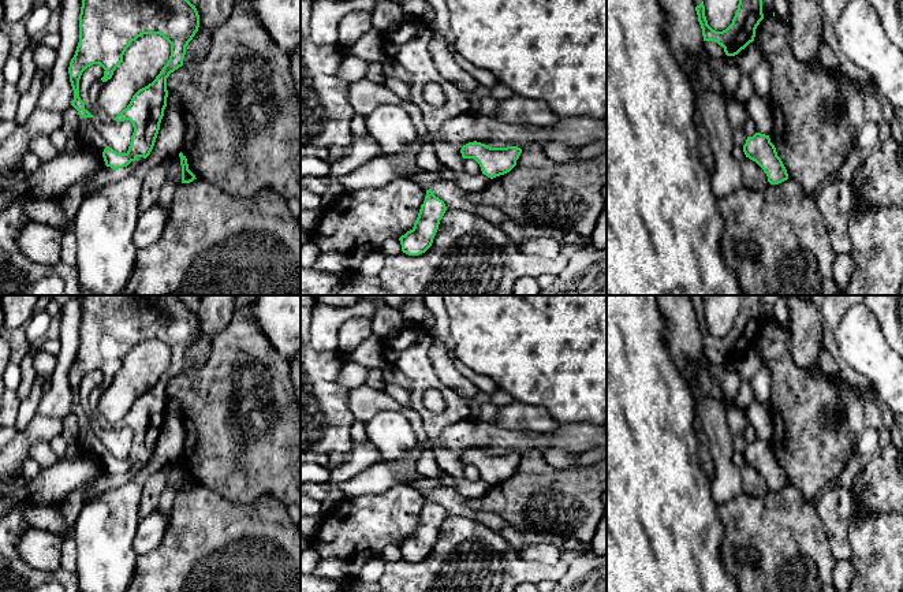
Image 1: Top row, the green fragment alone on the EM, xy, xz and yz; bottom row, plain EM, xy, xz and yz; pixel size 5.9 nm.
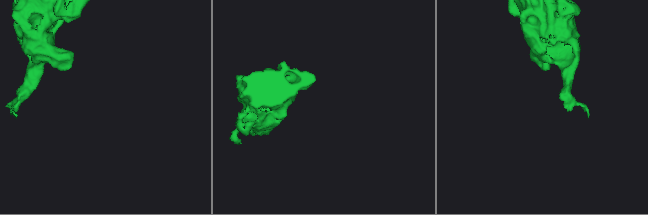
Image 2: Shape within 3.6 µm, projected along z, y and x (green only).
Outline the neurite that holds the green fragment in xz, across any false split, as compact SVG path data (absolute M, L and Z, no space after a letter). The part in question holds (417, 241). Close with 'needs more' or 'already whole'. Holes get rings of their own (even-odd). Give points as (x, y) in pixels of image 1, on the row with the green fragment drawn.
M432 189L426 190L426 197L421 205L414 227L399 238L402 252L408 256L425 253L433 243L445 211L444 201L436 197Z | already whole

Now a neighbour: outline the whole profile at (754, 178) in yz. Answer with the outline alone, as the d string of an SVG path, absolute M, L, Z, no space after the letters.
M749 157L740 161L740 172L743 178L743 187L746 189L758 191L769 185L764 170Z

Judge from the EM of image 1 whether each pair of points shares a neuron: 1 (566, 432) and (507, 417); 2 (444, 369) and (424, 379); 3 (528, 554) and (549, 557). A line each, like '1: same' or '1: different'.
1: different
2: different
3: same

